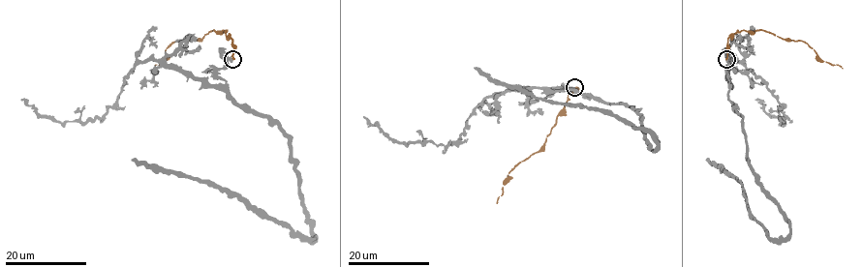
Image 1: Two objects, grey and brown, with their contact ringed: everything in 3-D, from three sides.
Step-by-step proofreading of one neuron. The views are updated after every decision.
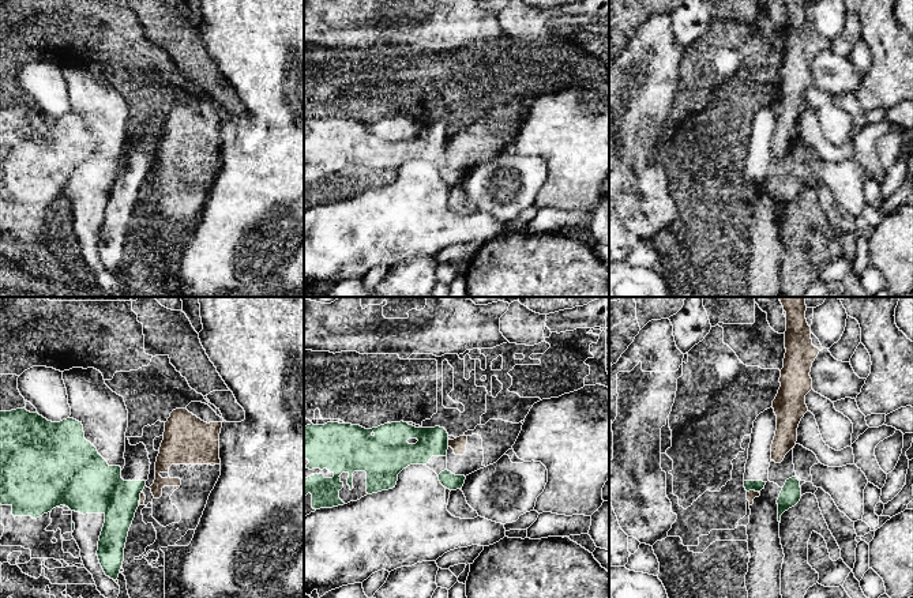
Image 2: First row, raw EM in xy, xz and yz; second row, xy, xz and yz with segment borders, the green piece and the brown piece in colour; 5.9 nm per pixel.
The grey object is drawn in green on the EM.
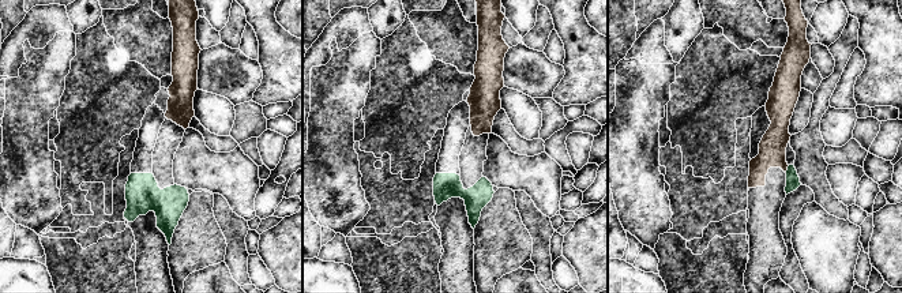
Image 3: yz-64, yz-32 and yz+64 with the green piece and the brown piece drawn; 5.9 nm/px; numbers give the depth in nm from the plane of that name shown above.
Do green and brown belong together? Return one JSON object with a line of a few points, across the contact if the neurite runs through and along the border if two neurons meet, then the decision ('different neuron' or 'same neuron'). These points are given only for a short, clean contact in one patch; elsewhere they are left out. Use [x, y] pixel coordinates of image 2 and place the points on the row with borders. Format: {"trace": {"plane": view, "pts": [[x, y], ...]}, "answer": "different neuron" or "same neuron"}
{"answer": "different neuron"}

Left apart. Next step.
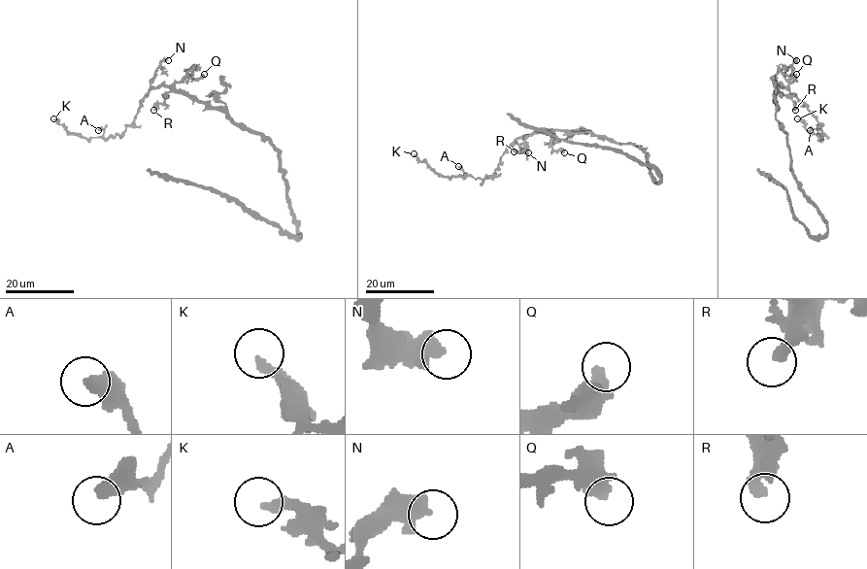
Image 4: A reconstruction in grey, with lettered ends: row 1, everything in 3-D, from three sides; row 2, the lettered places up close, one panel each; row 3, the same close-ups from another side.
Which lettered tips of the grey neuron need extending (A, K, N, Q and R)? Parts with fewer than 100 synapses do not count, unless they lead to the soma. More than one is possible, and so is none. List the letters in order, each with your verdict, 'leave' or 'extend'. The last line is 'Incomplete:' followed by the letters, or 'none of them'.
A: leave
K: leave
N: leave
Q: leave
R: leave
Incomplete: none of them

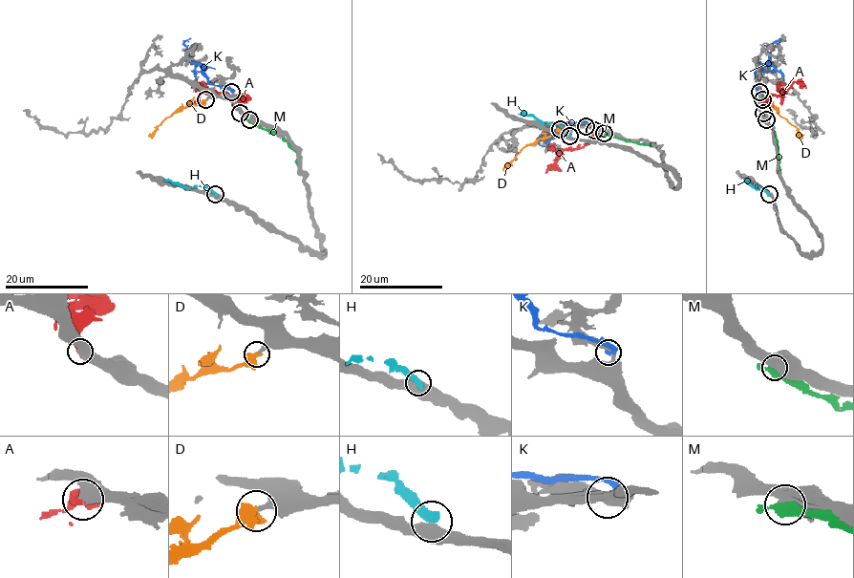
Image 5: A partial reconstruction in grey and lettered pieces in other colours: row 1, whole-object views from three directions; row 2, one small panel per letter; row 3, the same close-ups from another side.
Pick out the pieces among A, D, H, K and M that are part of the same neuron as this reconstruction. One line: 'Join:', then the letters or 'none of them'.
Join: A, D

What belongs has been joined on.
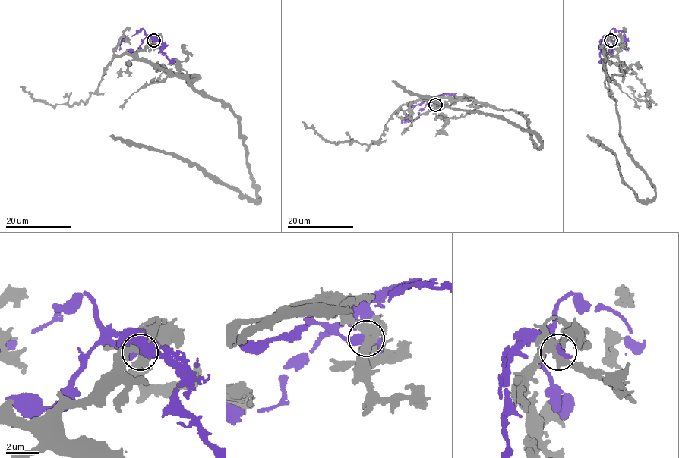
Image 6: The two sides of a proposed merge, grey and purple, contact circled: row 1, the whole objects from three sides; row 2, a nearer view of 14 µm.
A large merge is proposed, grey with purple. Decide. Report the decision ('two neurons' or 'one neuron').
two neurons

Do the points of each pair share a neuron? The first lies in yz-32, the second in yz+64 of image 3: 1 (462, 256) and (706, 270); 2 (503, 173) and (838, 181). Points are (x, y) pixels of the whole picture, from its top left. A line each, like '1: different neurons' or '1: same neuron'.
1: different neurons
2: same neuron

